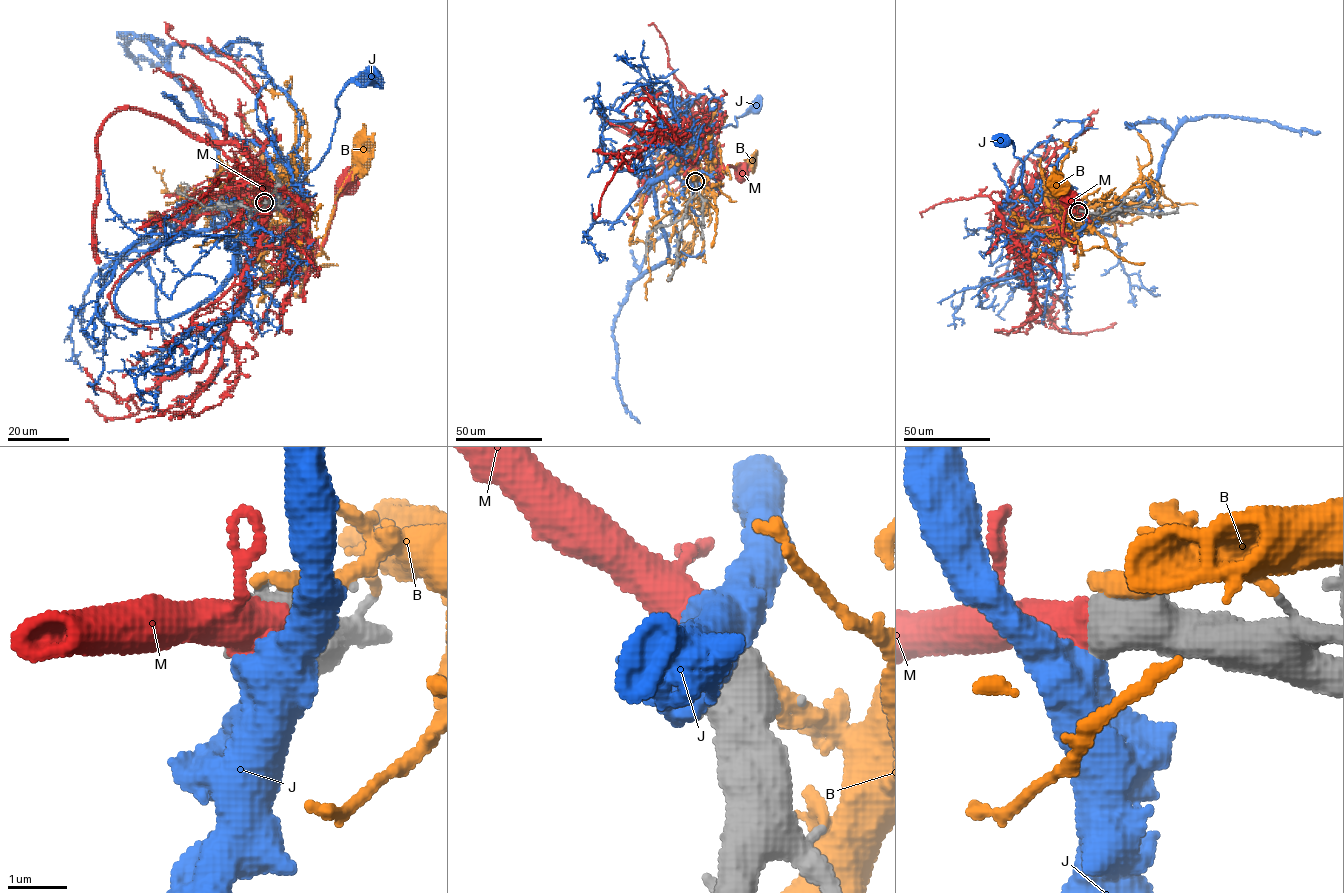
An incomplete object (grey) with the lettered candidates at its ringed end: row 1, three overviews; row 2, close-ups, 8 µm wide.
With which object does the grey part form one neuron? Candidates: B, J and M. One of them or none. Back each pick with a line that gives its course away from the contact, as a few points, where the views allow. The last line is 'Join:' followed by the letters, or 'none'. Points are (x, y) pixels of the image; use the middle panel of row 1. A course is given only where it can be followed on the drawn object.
M: it runs (695, 181), (683, 169), (683, 152), (688, 146), (698, 146), (725, 168), (733, 166), (741, 177)
Join: M

